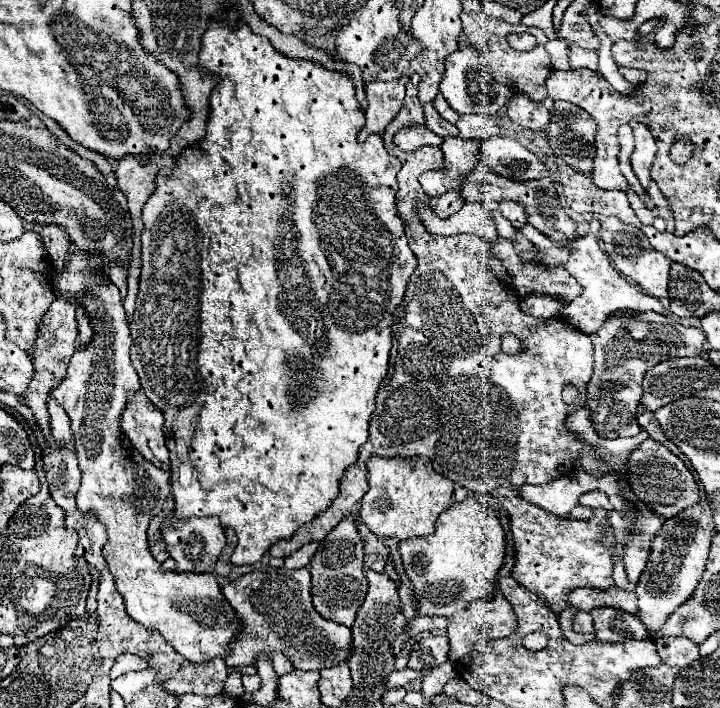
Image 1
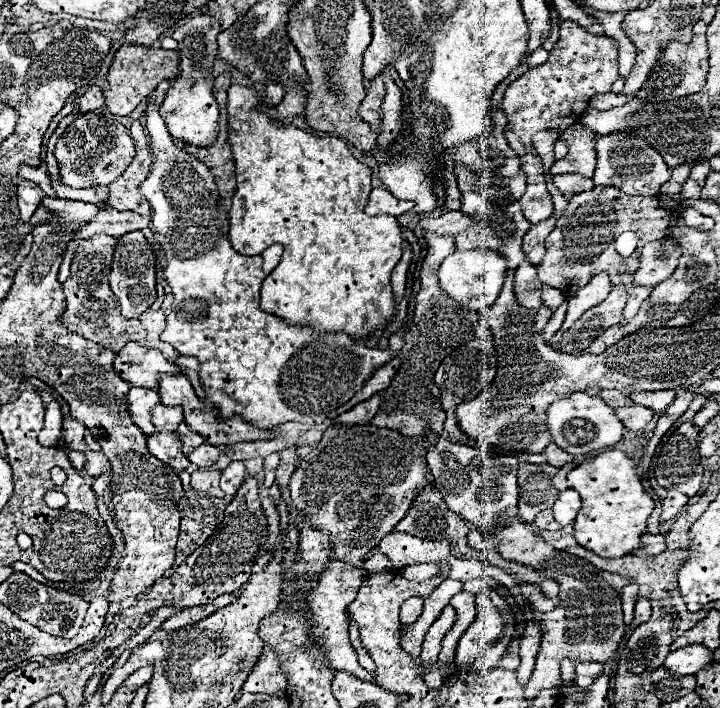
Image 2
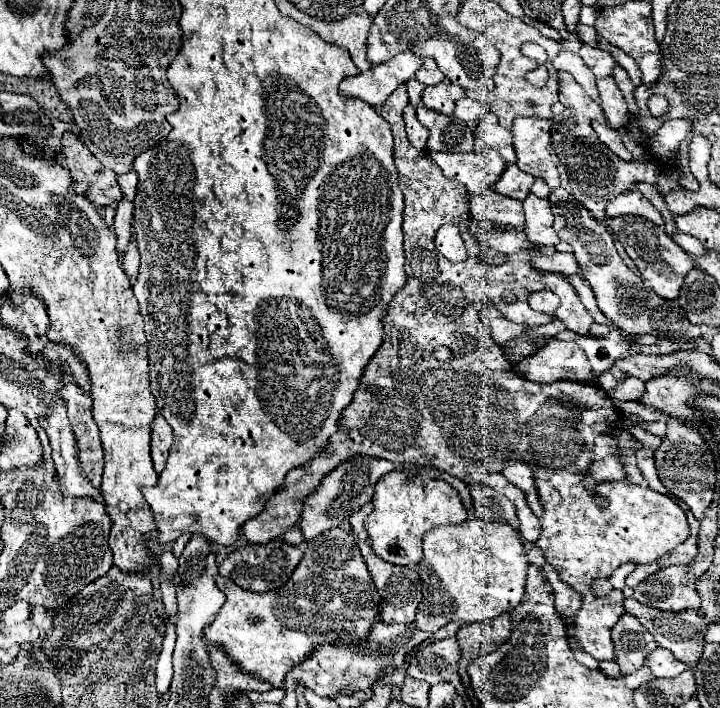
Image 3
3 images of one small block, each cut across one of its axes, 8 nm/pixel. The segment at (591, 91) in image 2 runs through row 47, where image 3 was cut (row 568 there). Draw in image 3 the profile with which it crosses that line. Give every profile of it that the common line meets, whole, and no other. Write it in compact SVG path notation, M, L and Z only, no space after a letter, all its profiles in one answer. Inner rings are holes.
M400 84L380 108L382 118L392 126L394 162L400 174L398 184L406 202L406 284L388 304L382 318L384 340L364 368L364 378L354 394L354 402L344 408L340 430L308 466L298 466L286 474L284 486L268 498L258 518L242 526L242 534L254 544L266 544L282 536L290 526L300 522L304 496L320 484L322 476L356 454L386 458L396 464L434 464L466 484L476 482L476 466L484 472L502 472L510 460L522 460L534 470L536 488L544 504L544 518L540 520L542 534L536 546L544 552L544 558L556 568L560 578L584 596L582 608L576 614L576 640L598 662L614 662L616 654L610 630L626 612L622 606L624 596L620 590L613 589L606 598L596 598L592 596L590 582L592 578L608 578L624 562L648 564L674 550L690 534L686 514L670 496L624 480L600 482L594 490L584 486L584 478L592 466L594 440L610 432L622 420L620 412L597 385L568 380L534 384L520 378L512 364L508 364L502 346L492 340L490 330L482 330L478 316L490 301L505 318L524 324L526 328L548 324L553 315L534 311L528 304L532 292L546 288L558 294L560 306L554 318L566 322L568 330L588 334L594 324L594 318L584 308L566 276L538 272L530 264L538 254L538 246L558 244L560 240L552 228L554 216L548 198L528 196L524 200L524 232L530 248L516 250L501 266L478 261L479 244L466 228L470 218L468 192L460 182L444 178L428 152L420 152L408 142L402 118L406 104L406 84ZM450 222L460 228L468 248L468 260L460 264L446 260L434 248L436 230ZM508 292L514 294L517 301L506 303L504 294ZM436 346L452 348L456 358L450 362L434 360L430 352ZM370 384L382 388L378 396L366 392ZM594 494L606 496L608 508L598 508L594 504Z

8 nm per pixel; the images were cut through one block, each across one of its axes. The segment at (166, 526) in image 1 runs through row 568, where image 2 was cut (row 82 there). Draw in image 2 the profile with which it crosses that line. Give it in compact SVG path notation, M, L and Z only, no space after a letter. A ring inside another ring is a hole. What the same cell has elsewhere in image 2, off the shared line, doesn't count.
M194 16L184 26L176 28L172 38L178 42L178 50L182 56L182 70L178 82L166 92L166 98L160 106L160 116L164 118L168 132L172 138L178 138L192 146L210 146L218 136L218 102L212 94L214 78L206 78L208 68L212 68L218 46L216 36L222 32L220 22L212 16Z

